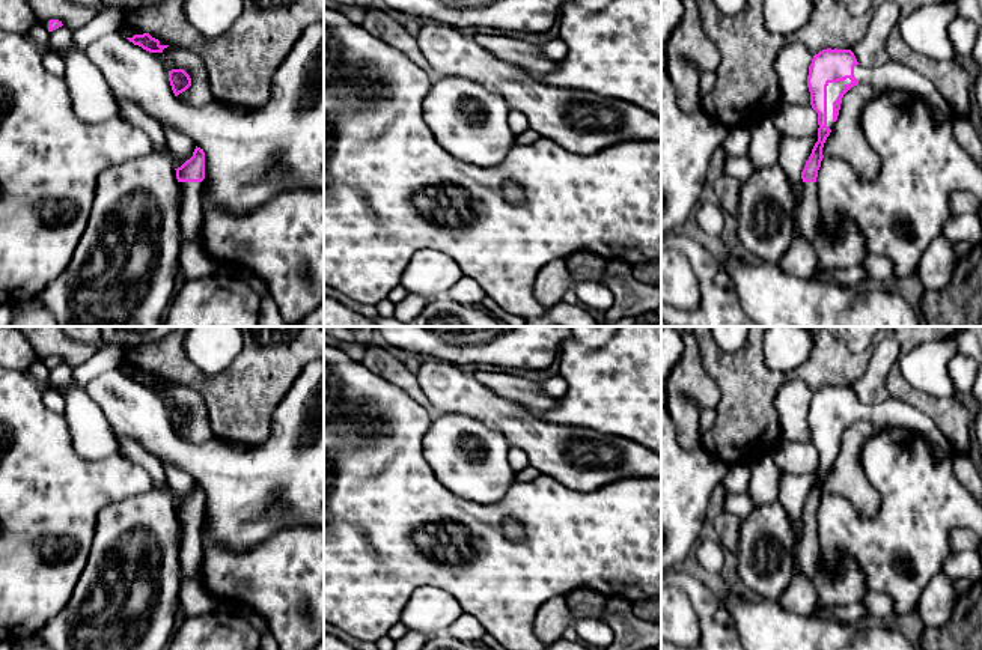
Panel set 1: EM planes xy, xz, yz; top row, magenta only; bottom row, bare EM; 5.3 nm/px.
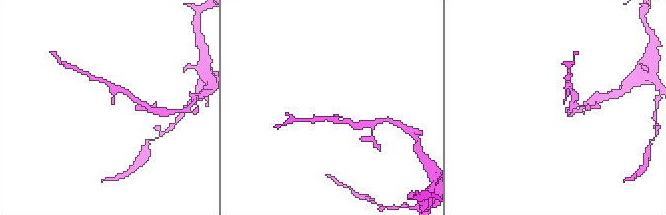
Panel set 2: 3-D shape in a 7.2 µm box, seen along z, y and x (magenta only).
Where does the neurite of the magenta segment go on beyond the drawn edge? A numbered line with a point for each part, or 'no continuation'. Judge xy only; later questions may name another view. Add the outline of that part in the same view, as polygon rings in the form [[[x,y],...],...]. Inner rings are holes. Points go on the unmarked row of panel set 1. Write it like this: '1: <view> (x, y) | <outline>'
1: xy (190, 549) | [[[179,519],[182,527],[181,545],[179,545],[179,561],[185,576],[191,579],[200,579],[202,576],[202,536],[200,527],[202,519]]]

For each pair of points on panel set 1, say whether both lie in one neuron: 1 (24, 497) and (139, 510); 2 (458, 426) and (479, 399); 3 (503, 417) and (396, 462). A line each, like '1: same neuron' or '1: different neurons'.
1: different neurons
2: different neurons
3: different neurons

